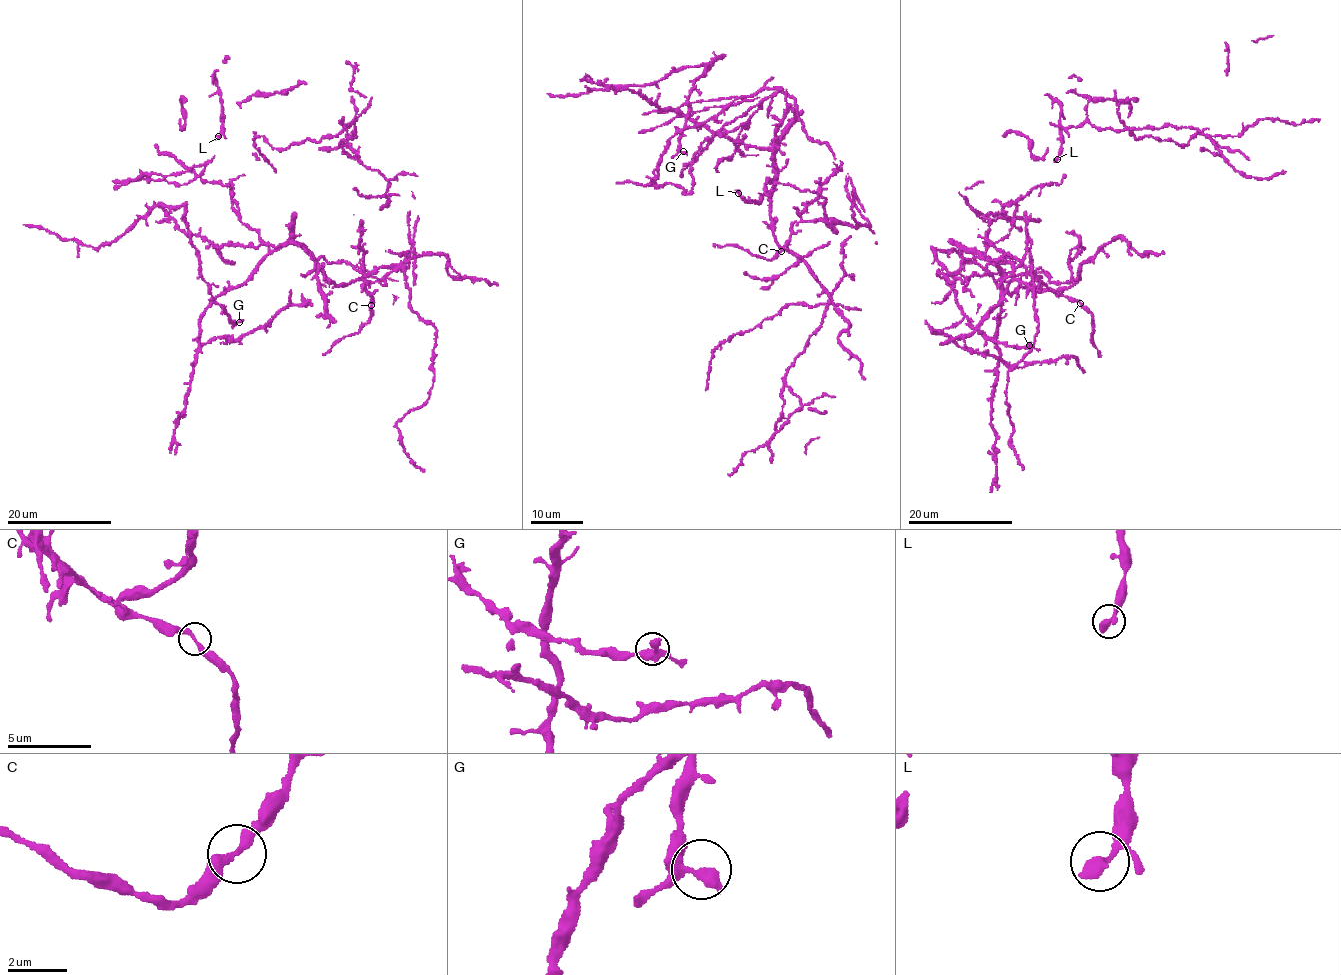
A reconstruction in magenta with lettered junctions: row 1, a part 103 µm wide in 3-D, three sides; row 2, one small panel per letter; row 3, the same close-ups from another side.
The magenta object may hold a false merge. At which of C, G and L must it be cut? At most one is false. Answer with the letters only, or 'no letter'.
no letter

